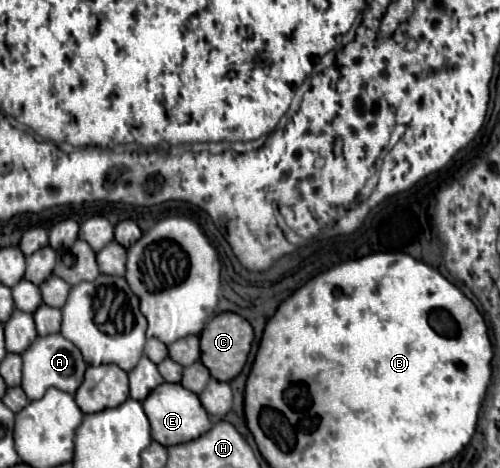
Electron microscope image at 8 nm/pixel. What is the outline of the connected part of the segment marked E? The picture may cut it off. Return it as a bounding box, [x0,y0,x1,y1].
[142,383,212,447]

